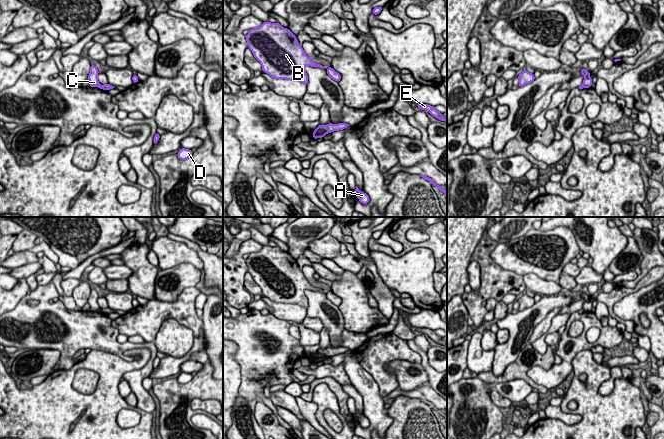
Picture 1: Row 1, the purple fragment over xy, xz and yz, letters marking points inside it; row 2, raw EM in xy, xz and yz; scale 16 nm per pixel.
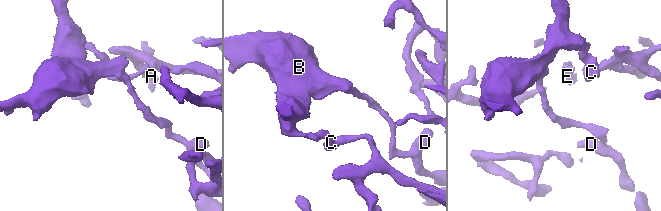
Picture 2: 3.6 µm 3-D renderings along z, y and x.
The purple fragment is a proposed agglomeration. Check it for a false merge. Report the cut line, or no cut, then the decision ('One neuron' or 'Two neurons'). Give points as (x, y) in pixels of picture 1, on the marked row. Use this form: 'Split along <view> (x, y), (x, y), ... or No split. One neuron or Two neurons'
Split along xz (317, 127), (327, 133). Two neurons

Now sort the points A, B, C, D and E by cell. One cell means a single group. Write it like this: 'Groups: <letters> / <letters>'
Groups: A D E / B C

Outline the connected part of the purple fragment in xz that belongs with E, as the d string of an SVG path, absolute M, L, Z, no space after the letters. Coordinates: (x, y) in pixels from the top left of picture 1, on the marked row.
M418 104L417 108L425 110L427 112L429 112L432 116L434 116L435 118L447 122L447 120L443 117L442 113L439 113L434 106L428 105L428 104Z

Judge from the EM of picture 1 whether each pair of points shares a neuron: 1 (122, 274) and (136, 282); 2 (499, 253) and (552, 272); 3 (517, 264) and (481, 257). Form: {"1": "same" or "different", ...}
{"1": "different", "2": "same", "3": "different"}

